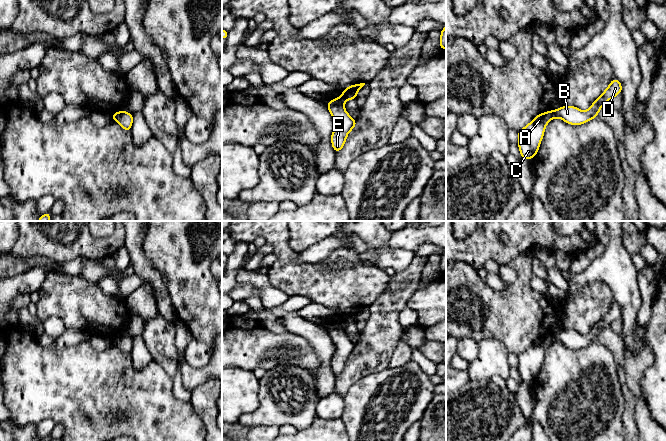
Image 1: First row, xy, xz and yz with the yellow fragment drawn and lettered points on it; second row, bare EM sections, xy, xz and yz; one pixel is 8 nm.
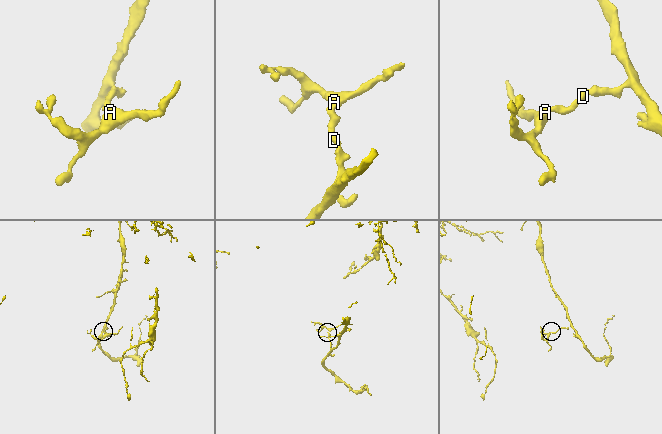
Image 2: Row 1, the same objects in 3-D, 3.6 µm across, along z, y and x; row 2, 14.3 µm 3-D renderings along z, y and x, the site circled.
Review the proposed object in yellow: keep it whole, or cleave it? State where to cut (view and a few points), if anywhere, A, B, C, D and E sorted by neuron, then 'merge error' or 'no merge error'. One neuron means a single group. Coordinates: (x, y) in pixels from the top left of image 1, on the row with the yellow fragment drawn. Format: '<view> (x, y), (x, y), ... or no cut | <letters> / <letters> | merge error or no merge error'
yz (548, 111), (551, 118) | A C / B D E | merge error

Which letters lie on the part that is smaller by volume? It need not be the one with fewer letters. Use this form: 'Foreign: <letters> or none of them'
Foreign: A, C

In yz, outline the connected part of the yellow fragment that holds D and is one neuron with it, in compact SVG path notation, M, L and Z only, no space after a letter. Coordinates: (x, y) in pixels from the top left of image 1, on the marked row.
M614 77L602 95L596 99L587 111L582 111L574 106L562 106L549 111L550 117L560 118L571 125L581 125L597 117L601 107L622 91L622 84Z

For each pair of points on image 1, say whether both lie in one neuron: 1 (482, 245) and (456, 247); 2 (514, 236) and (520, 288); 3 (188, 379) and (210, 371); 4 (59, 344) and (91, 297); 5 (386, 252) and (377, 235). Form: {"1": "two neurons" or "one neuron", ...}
{"1": "one neuron", "2": "two neurons", "3": "one neuron", "4": "two neurons", "5": "one neuron"}

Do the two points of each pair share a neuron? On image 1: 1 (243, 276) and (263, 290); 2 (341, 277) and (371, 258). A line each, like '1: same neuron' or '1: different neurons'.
1: same neuron
2: different neurons

